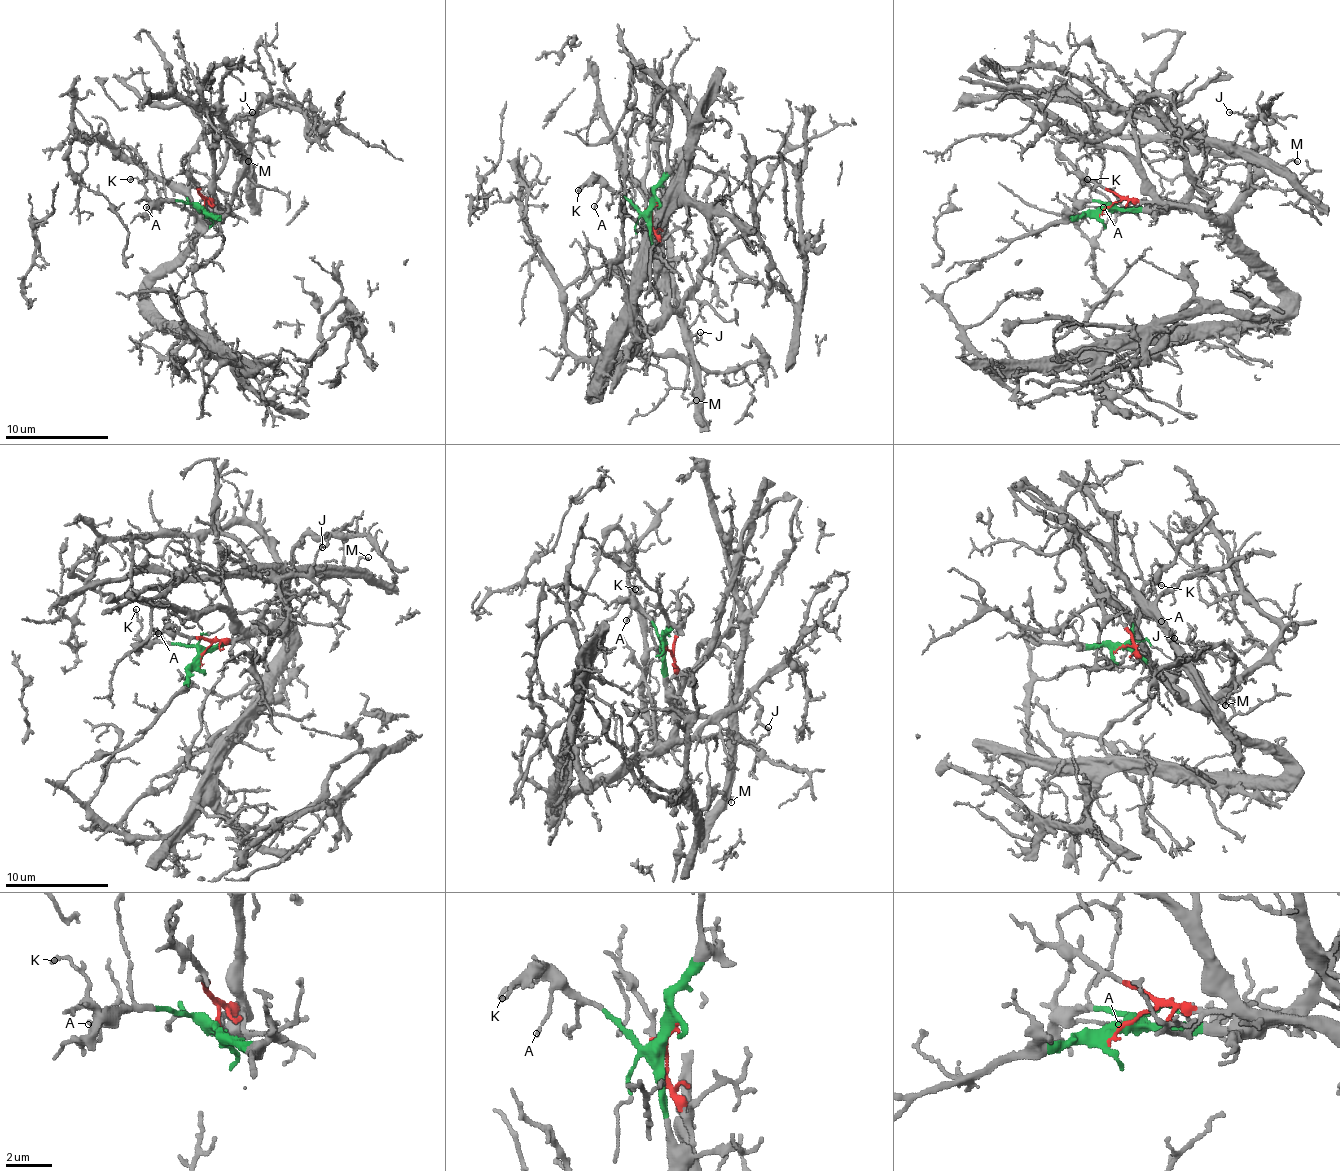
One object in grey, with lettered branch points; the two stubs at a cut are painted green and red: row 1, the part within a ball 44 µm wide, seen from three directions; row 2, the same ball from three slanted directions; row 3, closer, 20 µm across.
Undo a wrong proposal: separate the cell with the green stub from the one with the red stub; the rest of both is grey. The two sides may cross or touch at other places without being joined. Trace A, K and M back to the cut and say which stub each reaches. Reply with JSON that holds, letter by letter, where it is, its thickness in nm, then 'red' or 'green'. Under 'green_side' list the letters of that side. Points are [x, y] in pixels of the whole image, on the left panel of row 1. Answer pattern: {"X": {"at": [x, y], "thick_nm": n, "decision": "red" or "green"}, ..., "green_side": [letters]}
{"A": {"at": [146, 207], "thick_nm": 140, "decision": "green"}, "K": {"at": [130, 179], "thick_nm": 160, "decision": "green"}, "M": {"at": [248, 161], "thick_nm": 200, "decision": "green"}, "green_side": ["A", "K", "M"]}

